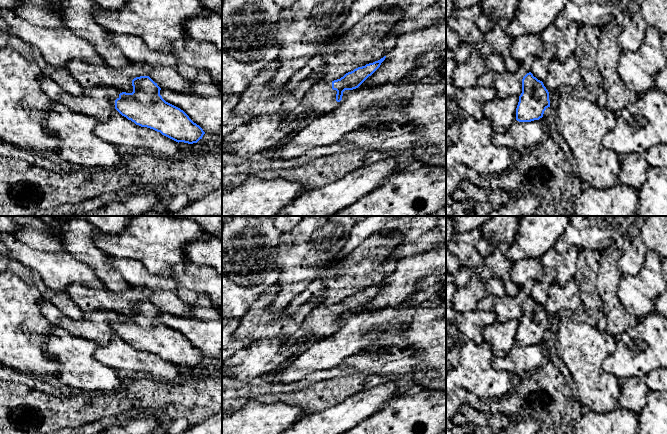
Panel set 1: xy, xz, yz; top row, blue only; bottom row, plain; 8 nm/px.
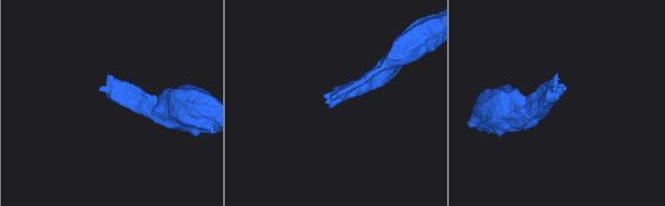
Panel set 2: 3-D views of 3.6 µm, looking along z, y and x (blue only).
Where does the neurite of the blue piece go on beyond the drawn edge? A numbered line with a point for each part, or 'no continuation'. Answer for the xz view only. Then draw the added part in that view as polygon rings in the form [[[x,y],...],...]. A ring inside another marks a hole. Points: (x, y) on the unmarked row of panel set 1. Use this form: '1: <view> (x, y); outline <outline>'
1: xz (321, 322); outline [[[319,305],[313,308],[300,328],[281,347],[281,351],[297,344],[308,333],[312,333],[313,338],[302,344],[302,350],[306,350],[314,343],[323,341],[340,328],[336,325],[336,318],[337,315],[332,313],[332,306]]]

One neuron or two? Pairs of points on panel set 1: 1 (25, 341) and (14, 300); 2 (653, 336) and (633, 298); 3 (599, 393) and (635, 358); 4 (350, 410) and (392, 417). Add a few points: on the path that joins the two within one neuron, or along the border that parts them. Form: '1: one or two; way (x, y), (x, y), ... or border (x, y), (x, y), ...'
1: one; way (16, 331), (14, 329), (14, 310)
2: two; border (651, 313), (639, 319)
3: two; border (607, 355), (603, 360), (602, 368), (619, 380)
4: two; border (389, 404), (358, 423)

